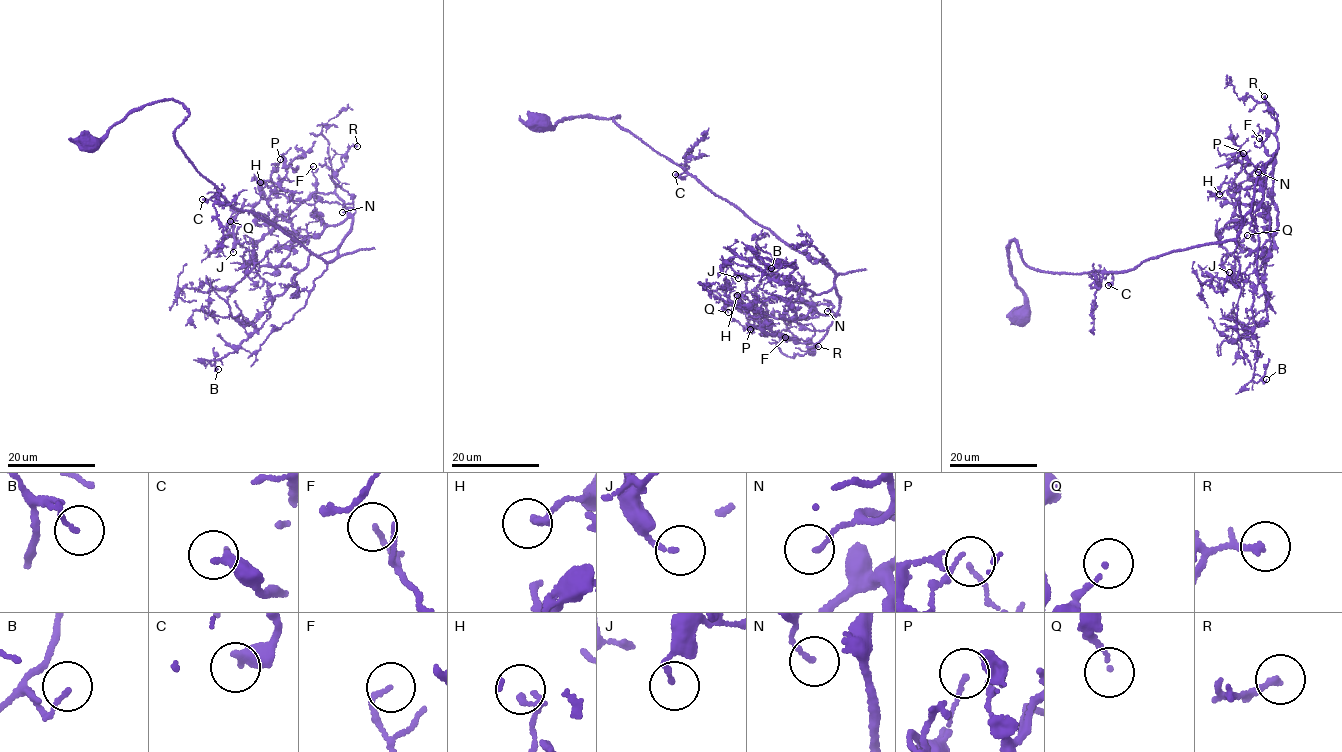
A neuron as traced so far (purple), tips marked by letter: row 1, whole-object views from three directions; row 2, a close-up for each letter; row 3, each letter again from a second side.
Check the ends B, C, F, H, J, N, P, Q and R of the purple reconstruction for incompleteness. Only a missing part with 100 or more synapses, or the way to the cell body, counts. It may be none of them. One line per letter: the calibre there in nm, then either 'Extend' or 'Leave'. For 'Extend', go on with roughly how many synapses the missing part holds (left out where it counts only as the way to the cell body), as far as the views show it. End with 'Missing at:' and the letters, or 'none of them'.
B: Thickness 120 nm. Leave
C: Thickness 360 nm. Leave
F: Thickness 140 nm. Leave
H: Thickness 240 nm. Leave
J: Thickness 150 nm. Leave
N: Thickness 130 nm. Leave
P: Thickness 90 nm. Leave
Q: Thickness 110 nm. Leave
R: Thickness 140 nm. Leave
Missing at: none of them

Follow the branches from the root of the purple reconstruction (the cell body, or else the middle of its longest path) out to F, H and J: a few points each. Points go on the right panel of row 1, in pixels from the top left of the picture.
F: (1021, 314), (1013, 238), (1030, 267), (1075, 274), (1125, 271), (1236, 238), (1278, 148), (1269, 155), (1259, 138)
H: (1021, 314), (1013, 238), (1024, 262), (1041, 271), (1125, 271), (1236, 238), (1262, 171), (1268, 209), (1219, 194)
J: (1021, 314), (1013, 238), (1030, 267), (1075, 274), (1236, 238), (1278, 148), (1274, 247), (1228, 253), (1229, 272)

